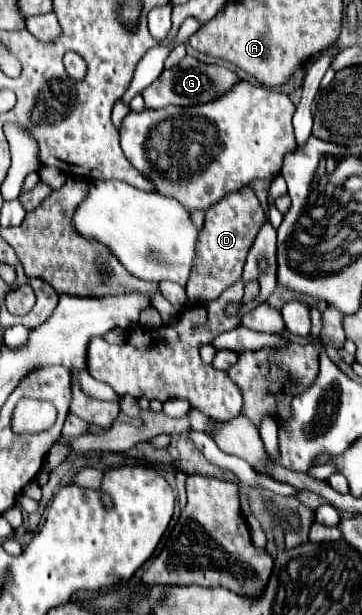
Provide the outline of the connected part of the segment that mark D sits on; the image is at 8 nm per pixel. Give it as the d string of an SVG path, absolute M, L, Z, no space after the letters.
M240 188L206 210L206 222L198 234L198 256L194 260L194 272L190 274L186 286L186 294L192 302L204 304L218 298L242 276L246 254L264 222L264 210L250 188Z

